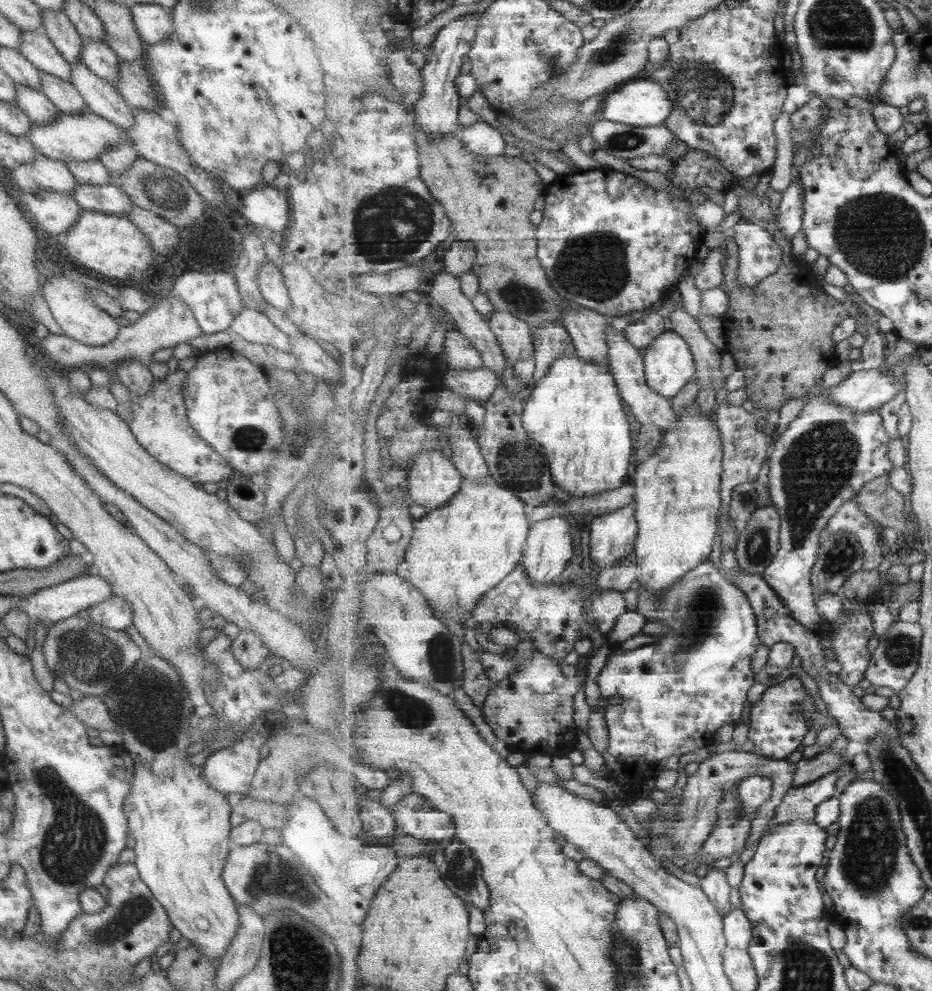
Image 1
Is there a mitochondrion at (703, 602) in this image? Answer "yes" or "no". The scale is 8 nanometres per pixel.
yes

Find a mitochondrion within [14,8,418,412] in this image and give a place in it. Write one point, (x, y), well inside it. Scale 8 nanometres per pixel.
(163, 190)

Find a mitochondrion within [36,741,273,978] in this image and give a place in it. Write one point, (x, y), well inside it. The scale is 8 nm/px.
(136, 908)

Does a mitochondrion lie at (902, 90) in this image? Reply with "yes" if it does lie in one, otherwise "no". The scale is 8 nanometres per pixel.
no

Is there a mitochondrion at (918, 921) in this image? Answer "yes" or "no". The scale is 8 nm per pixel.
yes

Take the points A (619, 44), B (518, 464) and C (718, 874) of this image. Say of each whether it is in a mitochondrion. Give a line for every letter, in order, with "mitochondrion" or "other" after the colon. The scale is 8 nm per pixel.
A: mitochondrion
B: mitochondrion
C: other

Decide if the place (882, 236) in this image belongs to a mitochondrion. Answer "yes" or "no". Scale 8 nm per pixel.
yes

